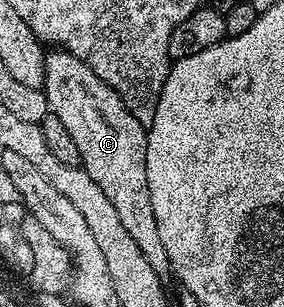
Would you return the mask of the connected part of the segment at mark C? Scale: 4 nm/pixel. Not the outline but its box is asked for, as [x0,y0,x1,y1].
[42,52,164,265]

